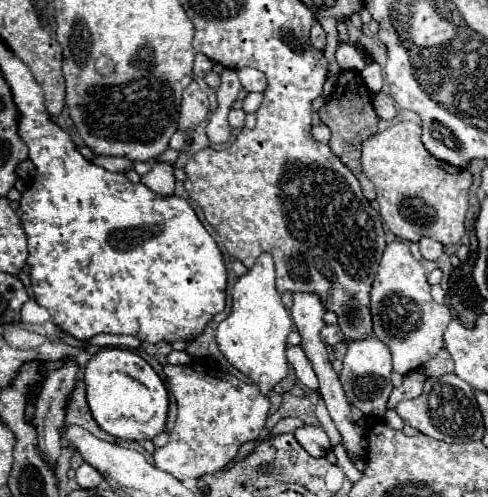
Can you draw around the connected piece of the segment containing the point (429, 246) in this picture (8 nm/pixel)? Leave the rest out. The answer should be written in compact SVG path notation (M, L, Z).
M422 238L422 240L418 242L418 246L420 246L420 252L422 252L422 256L424 256L426 260L438 260L440 254L444 252L444 246L438 244L438 242L432 240L432 238Z

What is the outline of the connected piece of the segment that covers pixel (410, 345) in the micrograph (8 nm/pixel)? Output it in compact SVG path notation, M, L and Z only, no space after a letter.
M394 240L386 246L378 276L372 284L372 324L374 336L384 342L392 352L394 372L400 376L422 368L424 362L442 350L442 334L452 320L446 304L436 304L430 296L430 286L422 264L410 254L406 242Z

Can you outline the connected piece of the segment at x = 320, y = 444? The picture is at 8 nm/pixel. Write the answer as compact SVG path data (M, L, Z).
M300 426L294 432L298 444L314 458L322 458L328 452L328 436L320 426Z

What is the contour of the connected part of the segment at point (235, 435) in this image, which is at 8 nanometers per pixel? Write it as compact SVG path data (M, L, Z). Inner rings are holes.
M200 362L184 366L166 364L164 374L168 389L178 402L178 418L170 432L170 442L154 452L156 468L178 480L220 472L244 442L260 438L270 402L260 394L258 386L238 380L234 374L220 372L216 366L200 366Z

